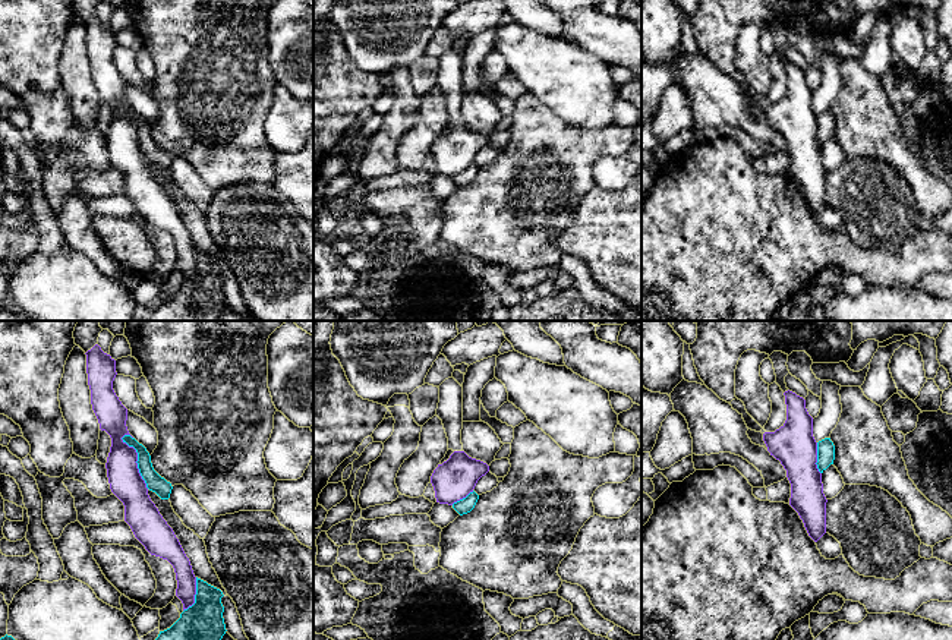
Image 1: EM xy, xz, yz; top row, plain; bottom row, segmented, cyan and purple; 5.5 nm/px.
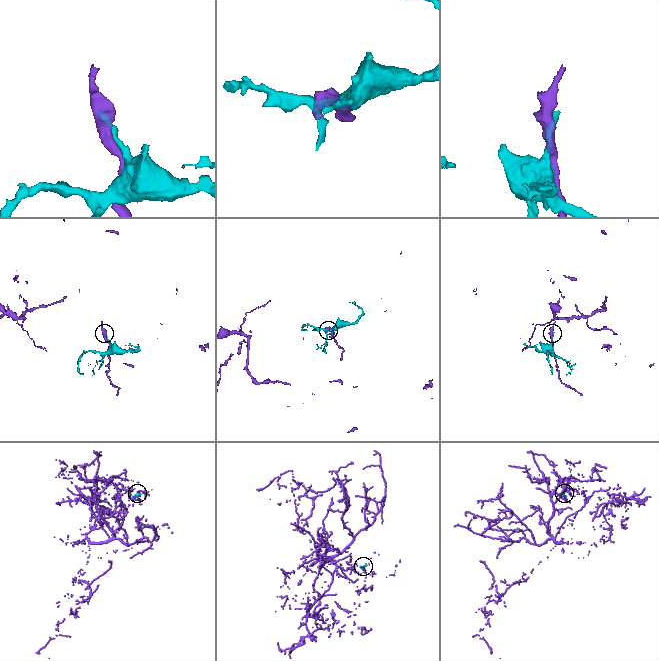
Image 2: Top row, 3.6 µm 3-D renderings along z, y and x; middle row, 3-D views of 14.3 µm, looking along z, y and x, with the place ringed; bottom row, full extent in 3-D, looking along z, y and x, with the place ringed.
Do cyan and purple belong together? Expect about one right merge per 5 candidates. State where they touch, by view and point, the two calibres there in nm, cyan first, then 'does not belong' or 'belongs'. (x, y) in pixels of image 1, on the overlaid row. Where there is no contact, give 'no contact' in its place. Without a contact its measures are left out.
meets cyan in xy at (138, 460); 100 nm thick on the cyan side, 180 nm on the other; does not belong

